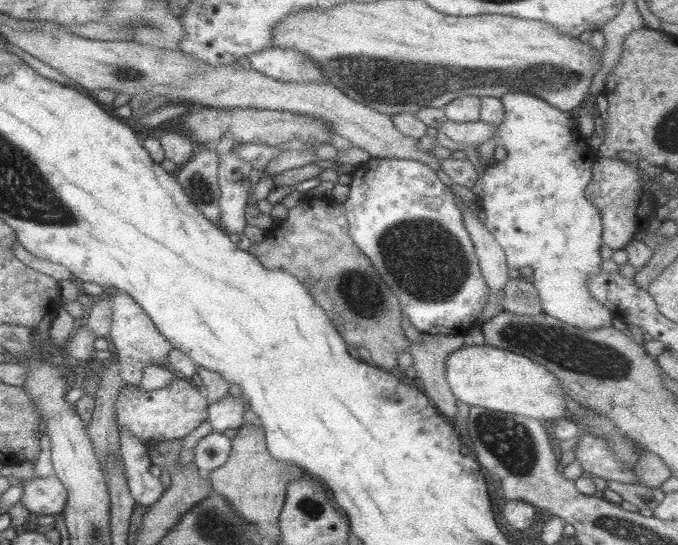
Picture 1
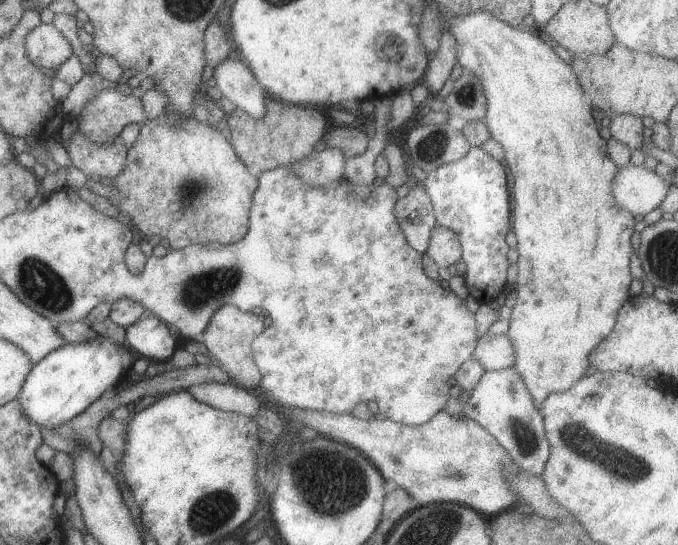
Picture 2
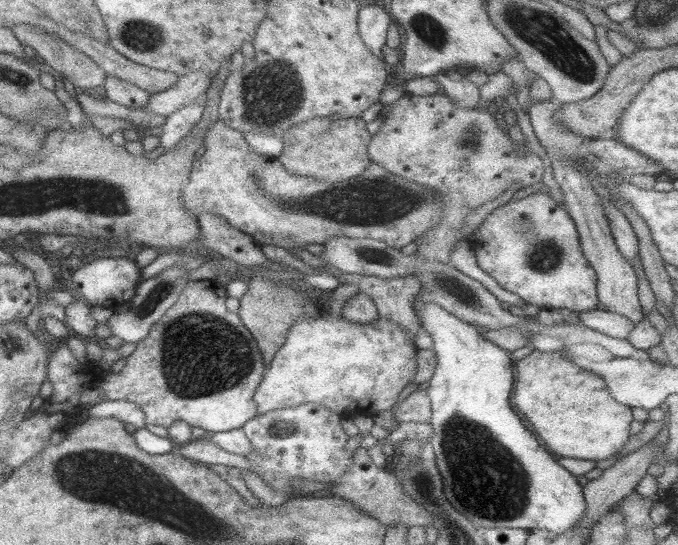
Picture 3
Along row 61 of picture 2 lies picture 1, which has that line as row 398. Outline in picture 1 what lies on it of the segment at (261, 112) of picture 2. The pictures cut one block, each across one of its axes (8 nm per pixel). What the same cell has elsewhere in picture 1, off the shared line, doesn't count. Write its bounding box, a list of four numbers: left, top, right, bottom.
[207,396,247,434]

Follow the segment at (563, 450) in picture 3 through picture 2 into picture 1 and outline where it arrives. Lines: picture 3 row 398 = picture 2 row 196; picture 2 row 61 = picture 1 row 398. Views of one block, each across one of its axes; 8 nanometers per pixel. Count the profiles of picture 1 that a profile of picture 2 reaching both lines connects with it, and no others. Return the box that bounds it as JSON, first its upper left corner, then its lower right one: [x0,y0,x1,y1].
[445,344,569,422]

